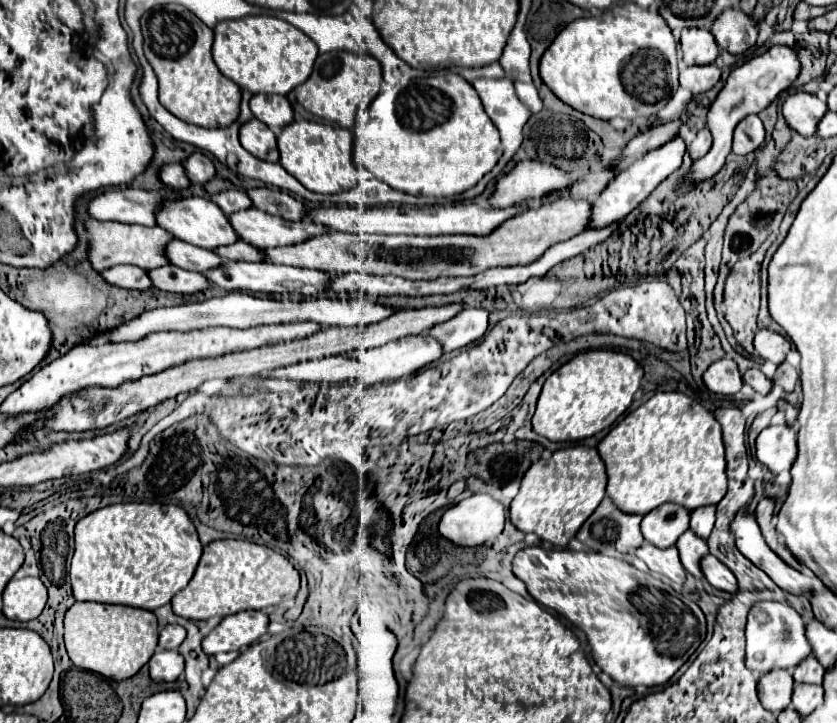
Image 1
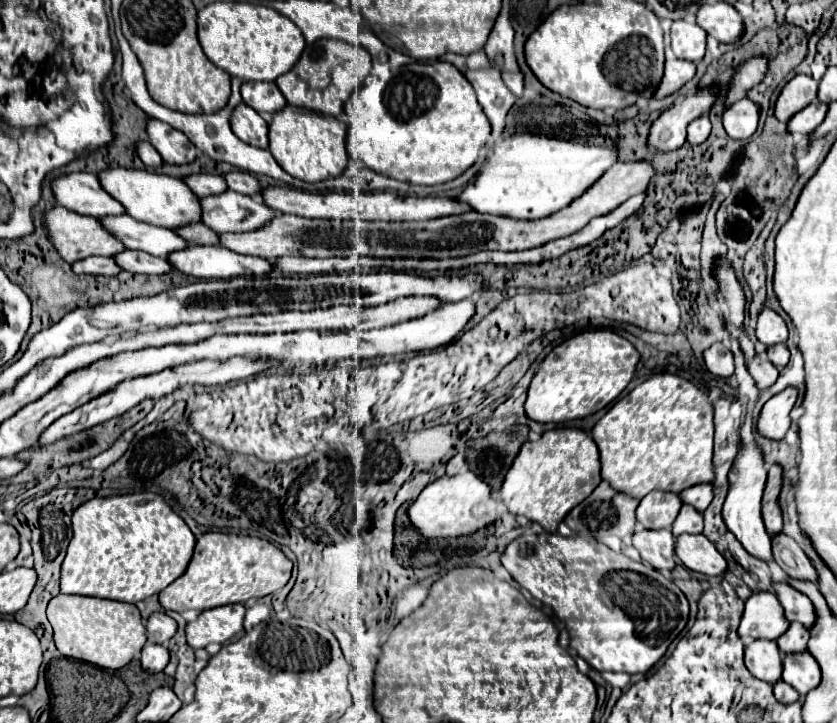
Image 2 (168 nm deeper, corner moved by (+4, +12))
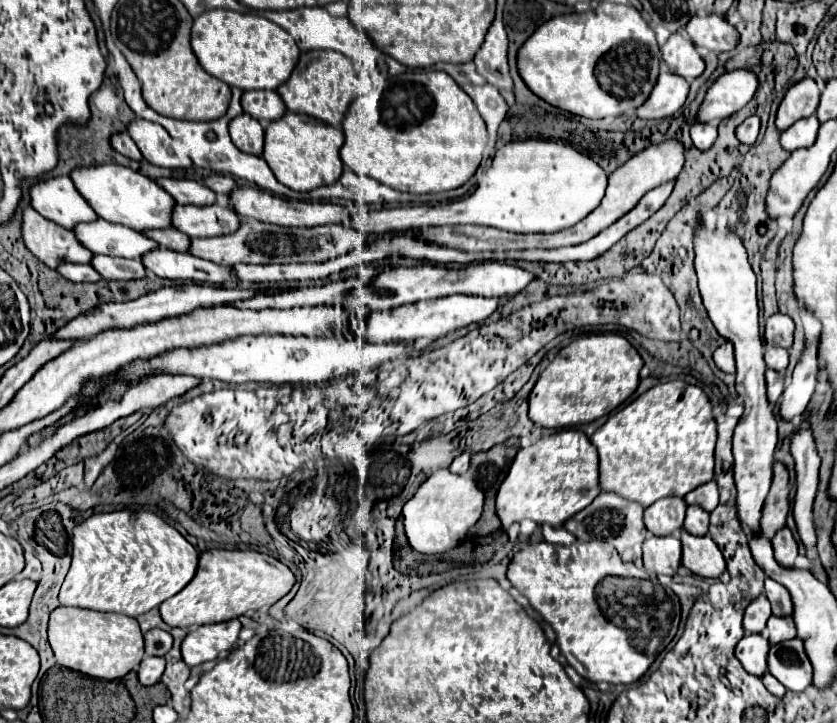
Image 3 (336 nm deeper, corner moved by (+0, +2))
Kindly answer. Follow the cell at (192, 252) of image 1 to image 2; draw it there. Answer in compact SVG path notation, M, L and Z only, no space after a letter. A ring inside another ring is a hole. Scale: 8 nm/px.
M129 215L101 217L101 225L109 229L109 233L117 237L127 249L139 249L151 255L165 257L171 251L187 247L185 239L177 237L177 233L169 229L157 229L155 225L143 225Z

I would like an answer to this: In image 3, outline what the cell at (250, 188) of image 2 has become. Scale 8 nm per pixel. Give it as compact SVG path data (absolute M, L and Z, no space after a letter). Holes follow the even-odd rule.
M211 175L205 179L205 185L209 189L213 189L217 195L225 195L229 197L229 191L237 189L237 183L233 177L225 177L225 175Z

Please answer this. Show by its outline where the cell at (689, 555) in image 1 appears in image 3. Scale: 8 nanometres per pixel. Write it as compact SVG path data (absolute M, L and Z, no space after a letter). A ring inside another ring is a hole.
M689 505L683 529L689 531L691 535L707 535L707 527L709 527L709 513L697 505Z

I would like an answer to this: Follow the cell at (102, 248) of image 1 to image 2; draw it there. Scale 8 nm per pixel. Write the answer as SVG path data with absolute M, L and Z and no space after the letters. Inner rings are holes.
M51 207L43 213L43 227L45 227L45 233L47 233L47 239L51 241L51 245L55 247L55 251L59 253L59 257L67 263L73 263L73 261L79 261L79 259L85 259L89 255L107 255L111 257L113 253L119 253L121 249L125 249L121 245L121 241L117 241L107 229L101 227L99 219L93 219L93 217L87 217L87 215L79 215L79 213L73 213L69 209L63 209L63 207Z

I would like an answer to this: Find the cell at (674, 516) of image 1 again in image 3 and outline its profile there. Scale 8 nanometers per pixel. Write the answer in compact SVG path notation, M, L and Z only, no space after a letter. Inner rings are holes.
M665 497L645 509L645 525L653 535L671 535L683 527L685 501L681 497Z

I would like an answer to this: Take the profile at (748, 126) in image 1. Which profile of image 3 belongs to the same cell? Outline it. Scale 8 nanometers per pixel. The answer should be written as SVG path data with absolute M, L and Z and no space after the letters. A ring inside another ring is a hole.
M757 115L747 117L747 119L735 129L735 135L737 135L737 139L739 139L743 145L753 145L753 143L757 141L757 135L759 135L759 117L757 117Z

